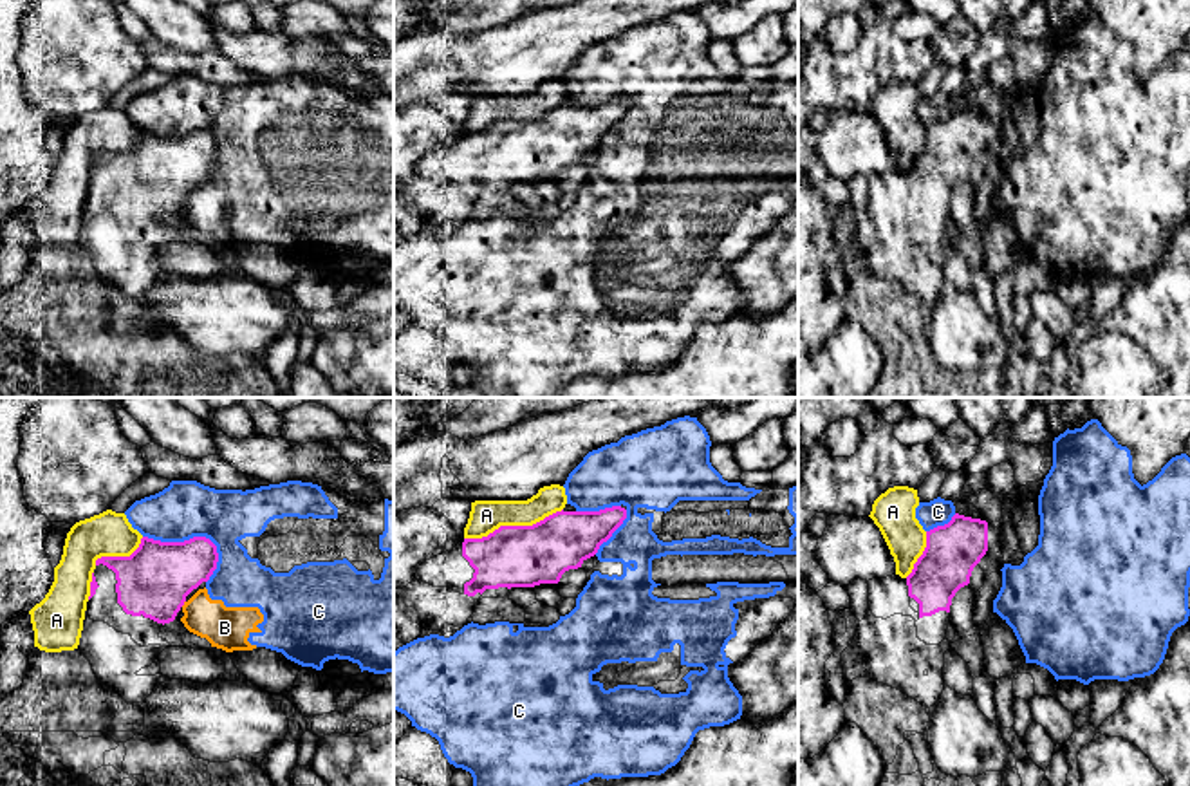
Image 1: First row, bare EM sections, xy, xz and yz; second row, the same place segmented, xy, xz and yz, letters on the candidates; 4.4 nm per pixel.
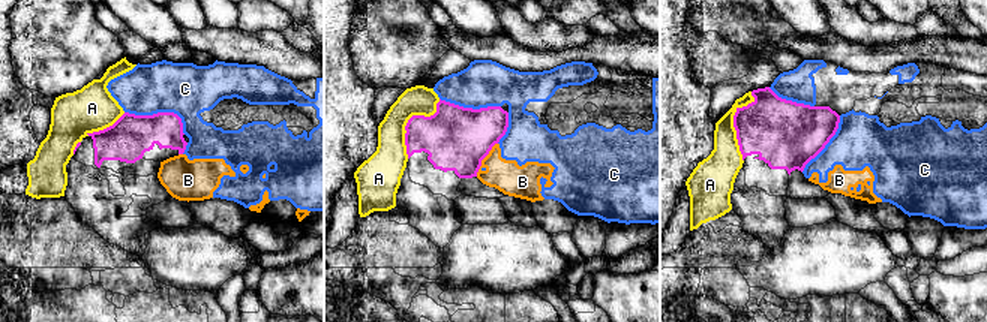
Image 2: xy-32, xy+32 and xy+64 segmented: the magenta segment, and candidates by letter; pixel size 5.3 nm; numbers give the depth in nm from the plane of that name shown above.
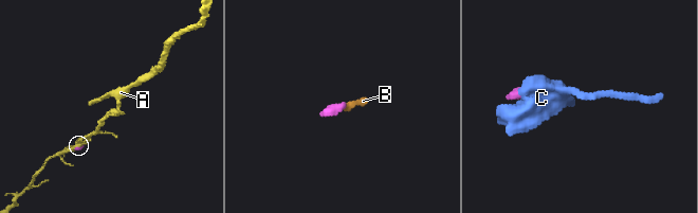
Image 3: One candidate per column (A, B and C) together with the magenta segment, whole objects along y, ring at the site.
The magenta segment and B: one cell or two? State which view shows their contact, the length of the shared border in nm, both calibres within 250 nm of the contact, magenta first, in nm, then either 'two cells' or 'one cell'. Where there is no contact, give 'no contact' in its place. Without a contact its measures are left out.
meets magenta in xy; contact 40 nm long; 320 nm thick on the magenta side, 190 nm on the other; two cells

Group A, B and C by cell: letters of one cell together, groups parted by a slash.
A / B C

